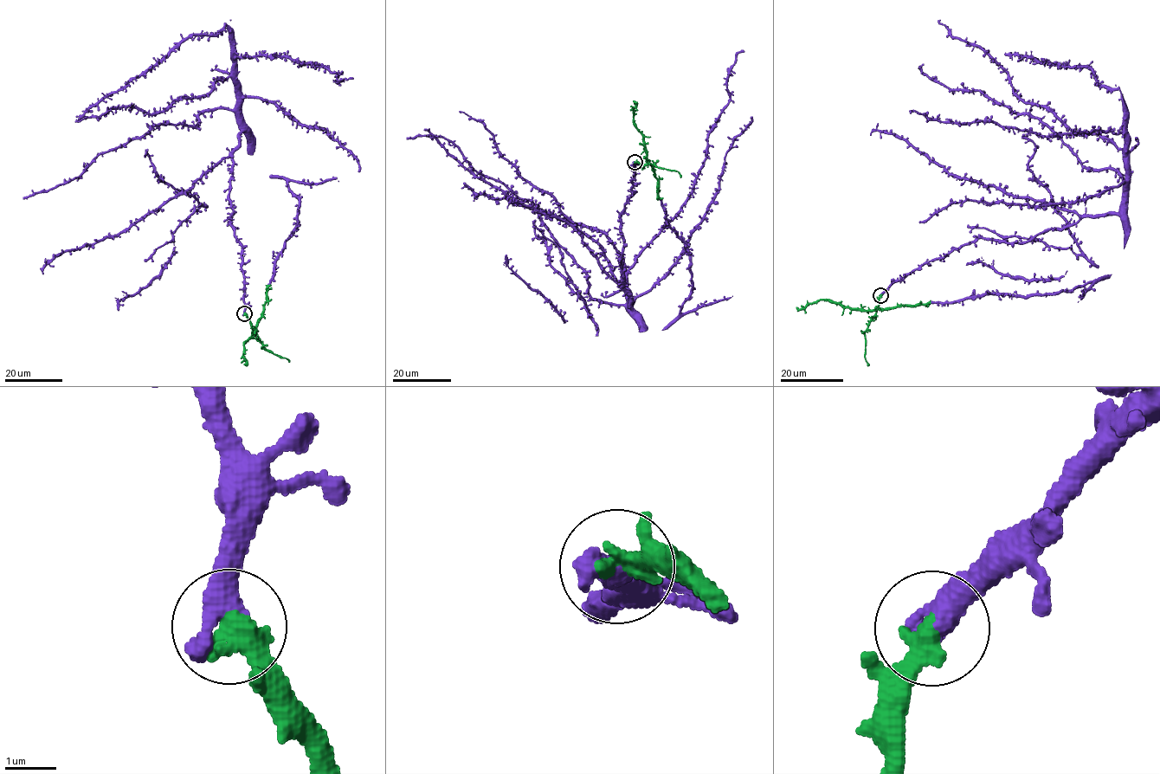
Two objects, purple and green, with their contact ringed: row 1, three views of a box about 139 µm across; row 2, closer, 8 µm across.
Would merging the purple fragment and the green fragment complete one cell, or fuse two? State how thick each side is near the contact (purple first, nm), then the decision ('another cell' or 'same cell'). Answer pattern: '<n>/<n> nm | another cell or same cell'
320/550 nm | same cell

